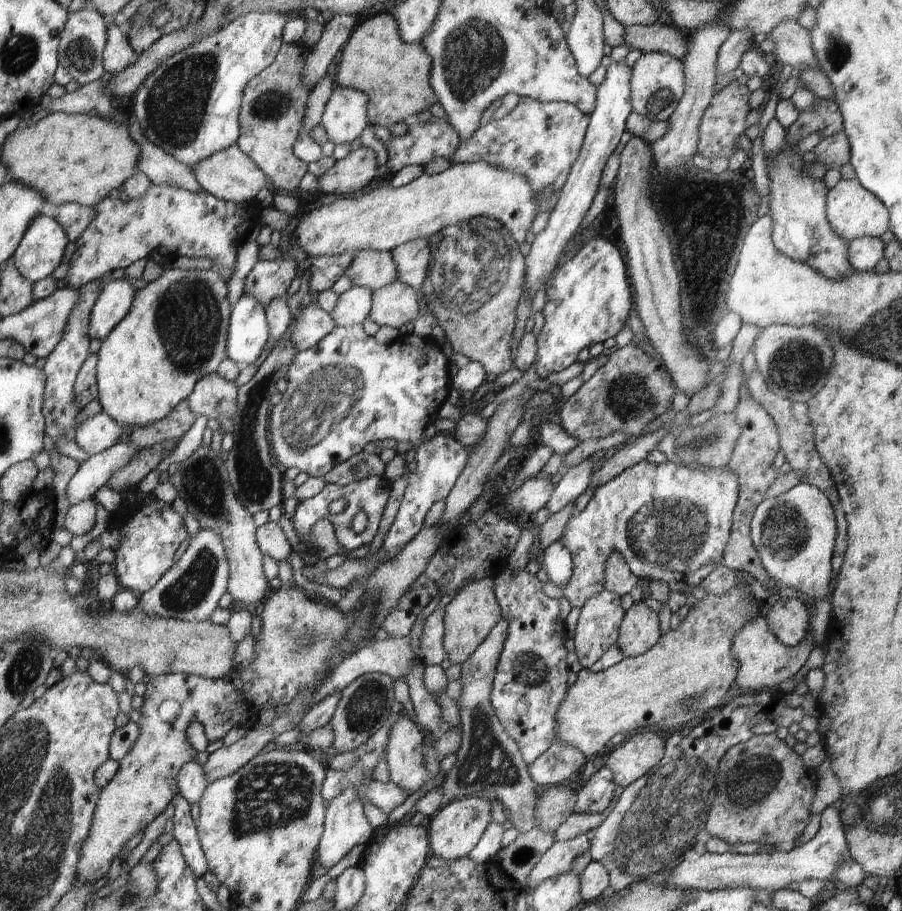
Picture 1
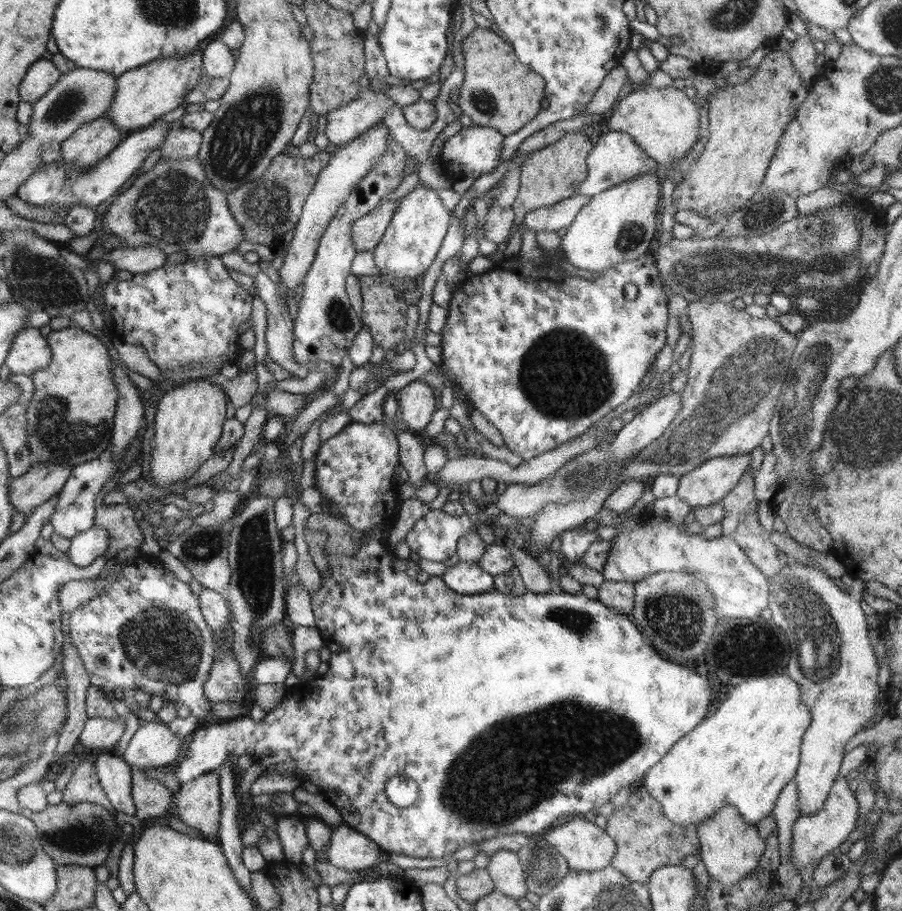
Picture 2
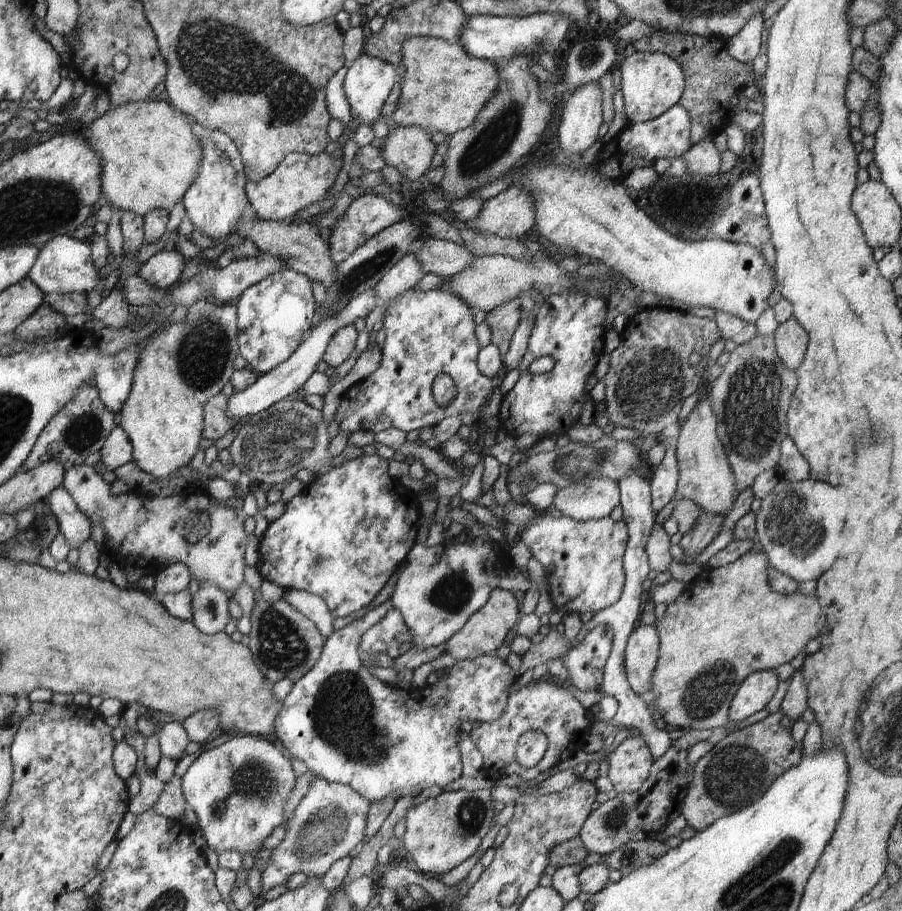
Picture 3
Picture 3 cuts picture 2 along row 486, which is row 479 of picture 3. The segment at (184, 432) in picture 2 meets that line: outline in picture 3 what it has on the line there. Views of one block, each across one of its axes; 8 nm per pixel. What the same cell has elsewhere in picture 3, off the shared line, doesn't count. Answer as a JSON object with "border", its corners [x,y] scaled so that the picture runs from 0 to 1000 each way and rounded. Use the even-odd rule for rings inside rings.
{"border":[[[228,328],[218,329],[213,336],[207,338],[205,352],[201,355],[188,353],[178,366],[175,366],[172,370],[161,375],[161,379],[154,384],[153,397],[147,408],[144,432],[140,441],[136,441],[135,448],[133,449],[134,463],[132,465],[143,479],[147,490],[147,505],[155,516],[164,518],[164,520],[167,520],[171,525],[187,528],[188,525],[193,523],[191,518],[195,518],[195,516],[204,510],[210,513],[208,509],[211,505],[218,495],[222,494],[220,488],[224,481],[226,468],[226,443],[228,443],[232,437],[244,431],[248,422],[255,417],[256,411],[259,407],[259,395],[264,389],[266,389],[266,385],[263,374],[263,340],[262,335],[257,332],[242,334],[242,332],[229,332]]]}

